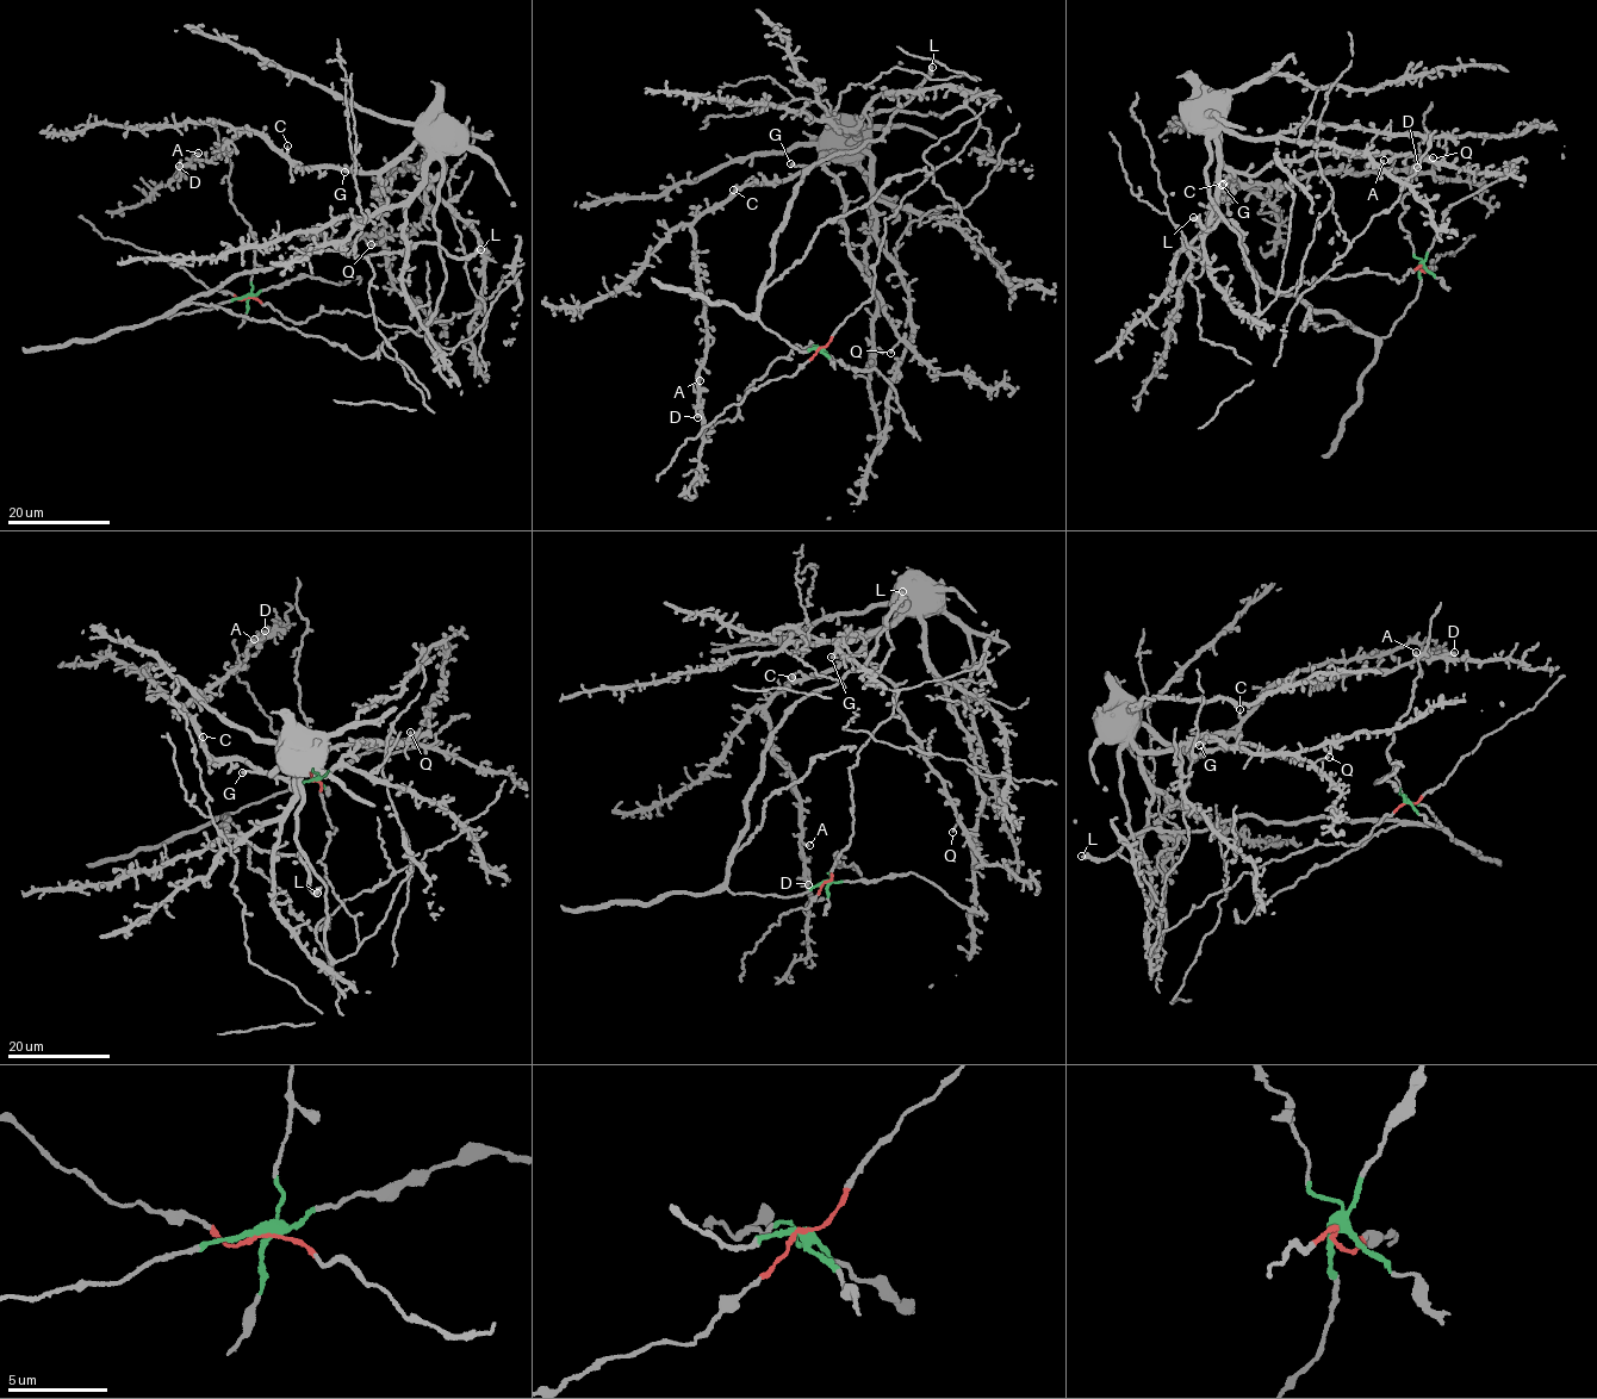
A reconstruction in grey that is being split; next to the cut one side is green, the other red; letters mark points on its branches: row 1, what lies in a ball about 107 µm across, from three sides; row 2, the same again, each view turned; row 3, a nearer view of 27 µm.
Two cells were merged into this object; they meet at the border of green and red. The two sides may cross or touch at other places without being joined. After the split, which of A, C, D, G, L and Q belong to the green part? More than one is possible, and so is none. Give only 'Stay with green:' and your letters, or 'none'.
Stay with green: L

